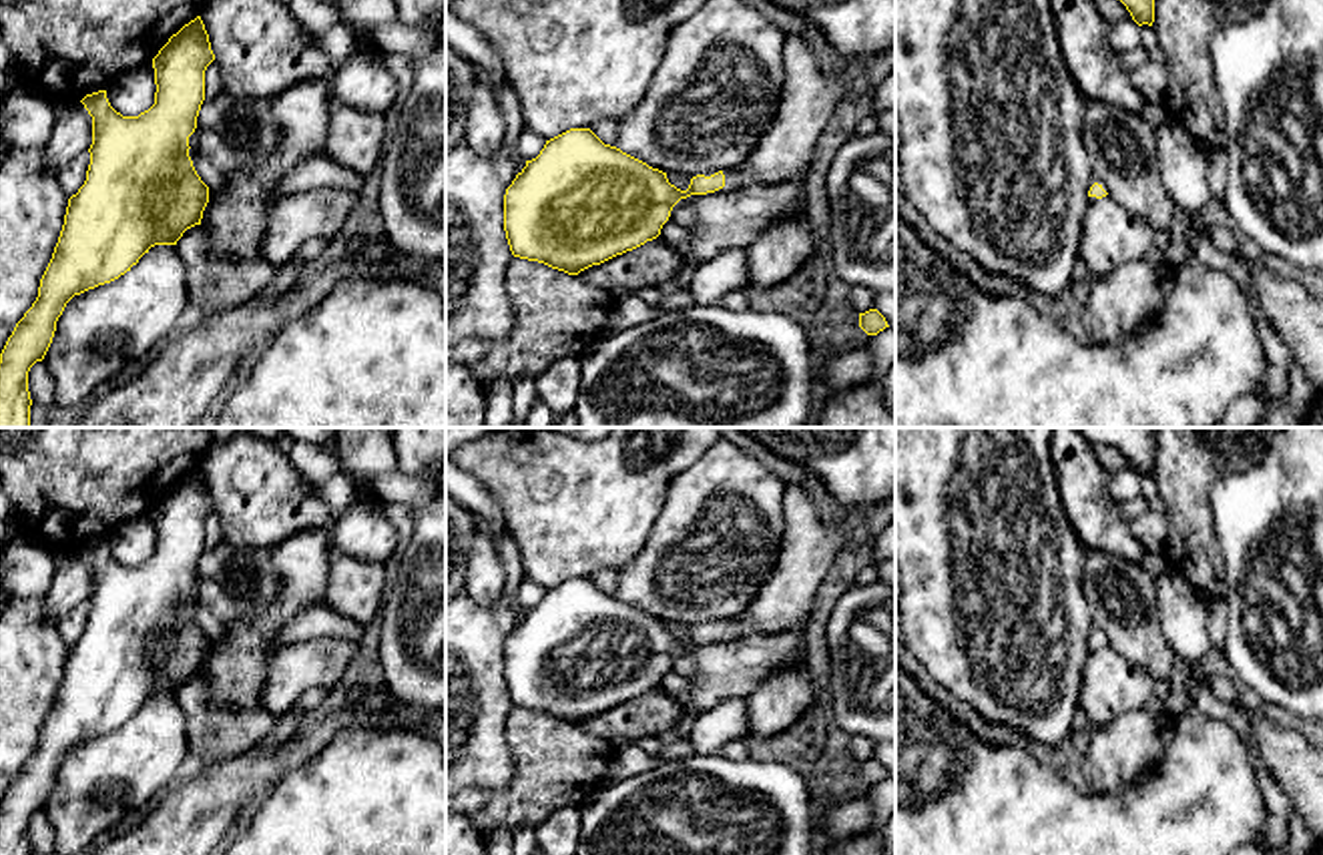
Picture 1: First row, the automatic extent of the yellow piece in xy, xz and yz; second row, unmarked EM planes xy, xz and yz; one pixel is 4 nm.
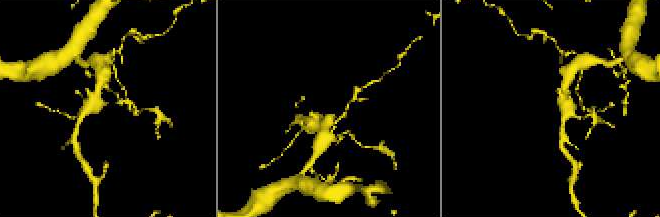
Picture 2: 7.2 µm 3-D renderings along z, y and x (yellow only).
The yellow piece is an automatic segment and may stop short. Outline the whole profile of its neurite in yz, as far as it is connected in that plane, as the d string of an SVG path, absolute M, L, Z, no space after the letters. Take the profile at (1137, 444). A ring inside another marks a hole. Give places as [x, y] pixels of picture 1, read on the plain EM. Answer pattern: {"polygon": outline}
{"polygon": "M1078 428L1090 444L1120 450L1132 470L1142 476L1154 472L1154 428Z"}

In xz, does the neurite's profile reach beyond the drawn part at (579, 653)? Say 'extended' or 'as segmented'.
extended

